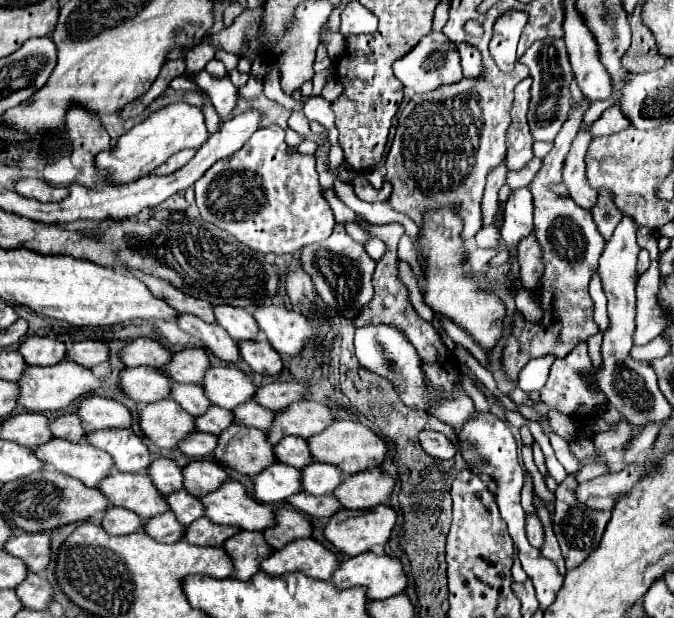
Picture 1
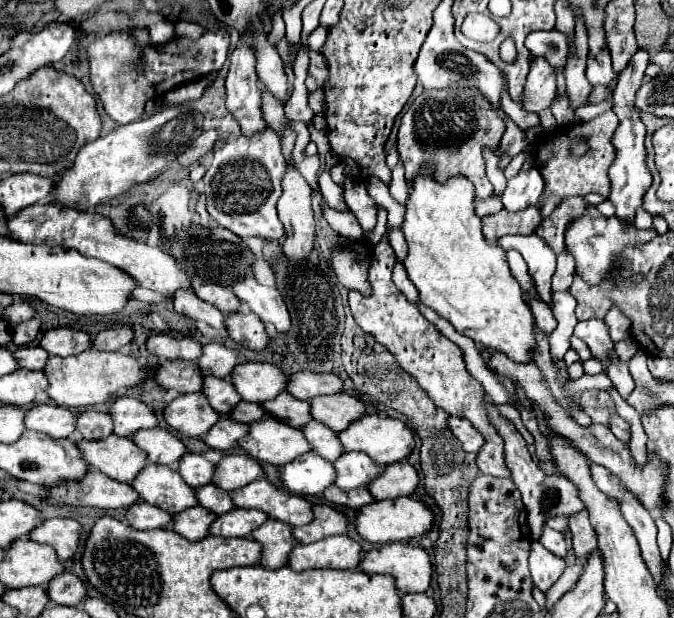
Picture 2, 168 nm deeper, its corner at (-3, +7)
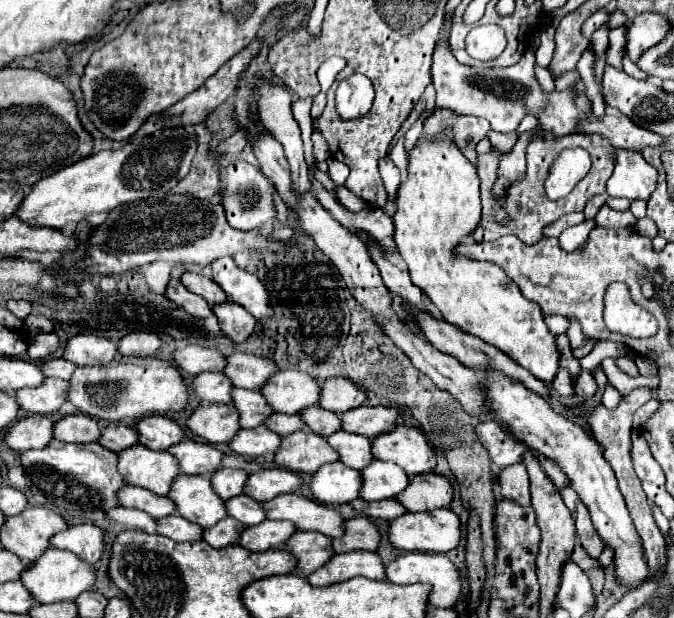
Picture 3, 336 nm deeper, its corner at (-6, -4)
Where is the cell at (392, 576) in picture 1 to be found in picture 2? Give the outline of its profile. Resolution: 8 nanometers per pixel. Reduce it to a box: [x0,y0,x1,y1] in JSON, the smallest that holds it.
[358,542,432,594]

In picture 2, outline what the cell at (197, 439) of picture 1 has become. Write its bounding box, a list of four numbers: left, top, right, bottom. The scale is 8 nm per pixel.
[202,418,248,452]

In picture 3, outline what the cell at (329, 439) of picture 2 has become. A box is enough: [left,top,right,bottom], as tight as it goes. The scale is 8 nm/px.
[327,431,375,469]

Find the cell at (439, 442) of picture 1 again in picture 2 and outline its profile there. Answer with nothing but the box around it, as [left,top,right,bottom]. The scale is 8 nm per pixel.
[446,418,484,452]

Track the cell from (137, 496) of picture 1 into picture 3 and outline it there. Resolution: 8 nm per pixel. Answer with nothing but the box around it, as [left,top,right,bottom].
[169,475,227,529]

